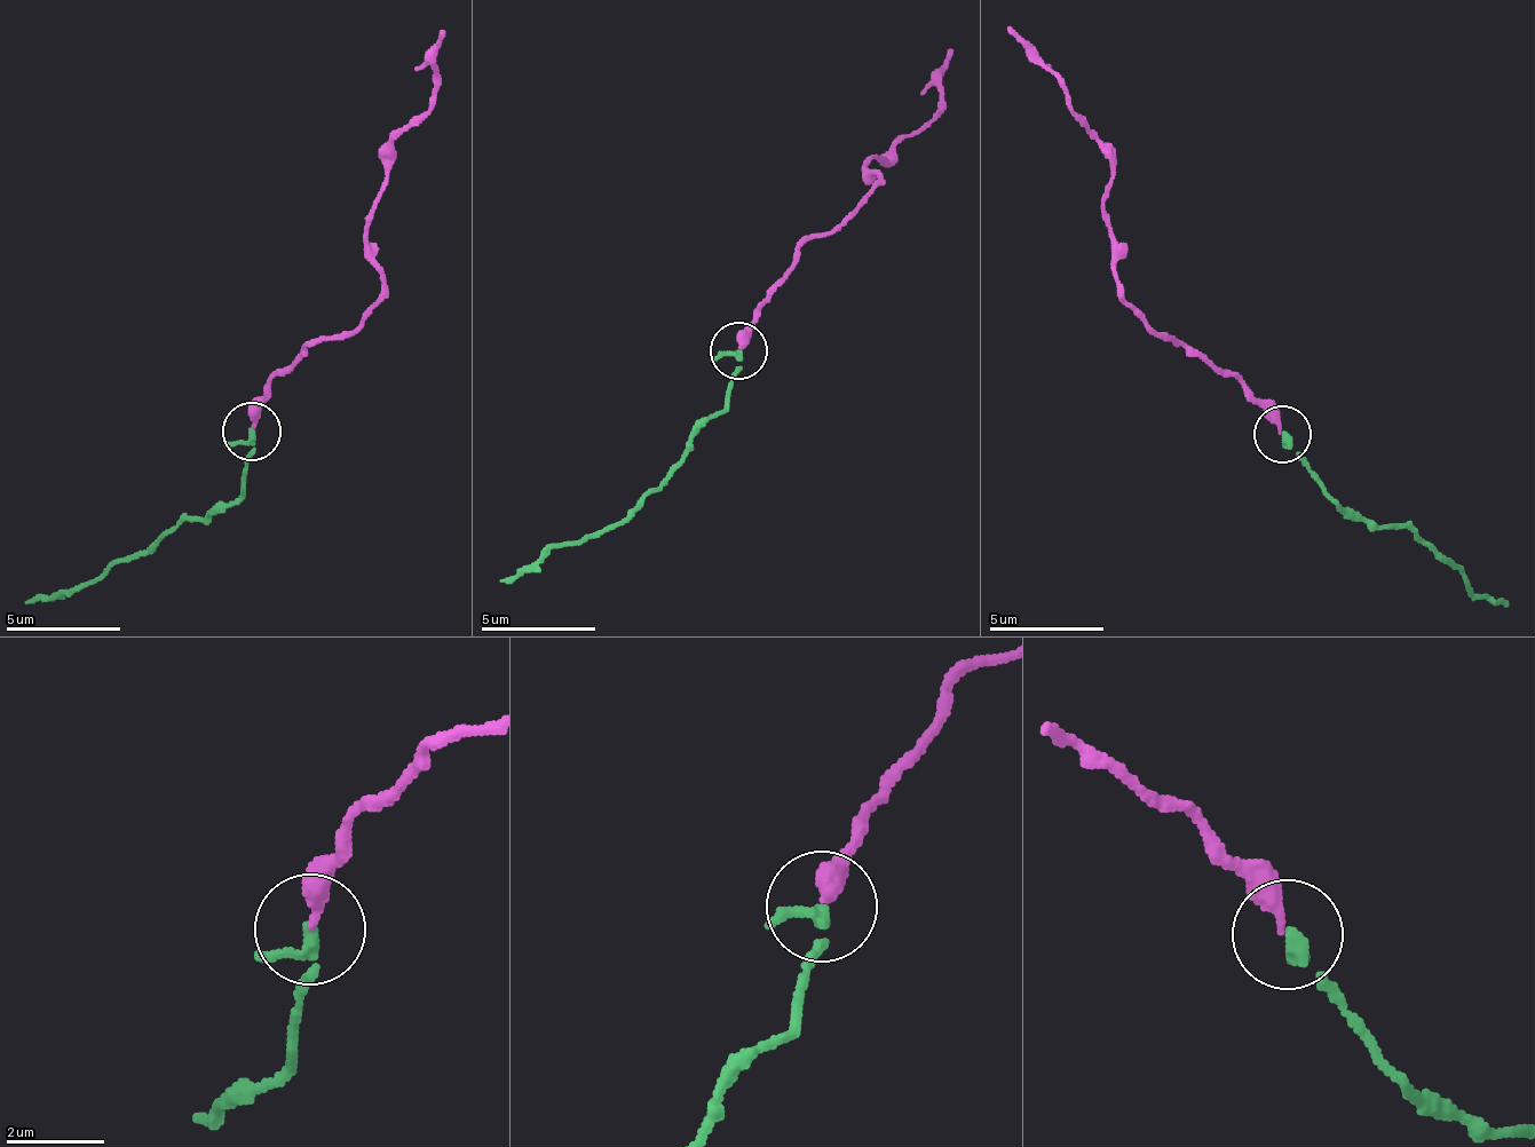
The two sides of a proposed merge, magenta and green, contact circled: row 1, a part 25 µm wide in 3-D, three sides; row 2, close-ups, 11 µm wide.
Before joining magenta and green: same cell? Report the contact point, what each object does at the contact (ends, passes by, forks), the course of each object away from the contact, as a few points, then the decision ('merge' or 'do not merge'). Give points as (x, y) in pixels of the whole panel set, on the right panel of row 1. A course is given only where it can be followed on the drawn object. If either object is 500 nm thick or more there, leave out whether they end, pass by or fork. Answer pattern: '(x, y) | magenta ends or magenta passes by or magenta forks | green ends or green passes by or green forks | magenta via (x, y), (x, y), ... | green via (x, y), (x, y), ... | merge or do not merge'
(1282, 434) | magenta ends | green passes by | magenta via (1278, 435), (1278, 418), (1243, 385), (1165, 340), (1124, 297), (1101, 198), (1113, 188), (1113, 153), (1007, 25) | green via (1283, 435), (1330, 492), (1377, 524), (1401, 522), (1504, 607) | merge

